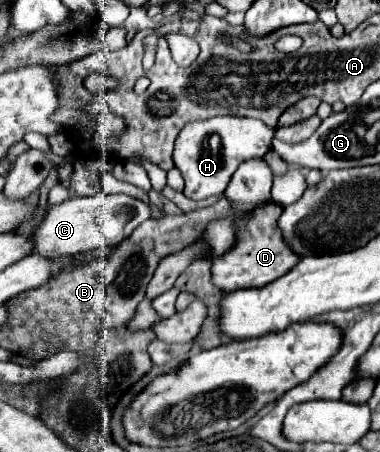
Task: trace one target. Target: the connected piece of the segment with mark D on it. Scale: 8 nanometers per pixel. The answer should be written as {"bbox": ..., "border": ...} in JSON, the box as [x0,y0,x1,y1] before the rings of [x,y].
{"bbox":[212,202,300,292],"border":[[[268,202],[268,204],[262,204],[260,208],[256,208],[254,212],[250,212],[248,216],[242,216],[248,220],[236,222],[238,238],[234,242],[234,248],[224,252],[222,258],[214,260],[214,266],[212,266],[216,286],[220,286],[228,292],[242,290],[242,288],[262,288],[262,286],[278,280],[286,272],[290,272],[300,262],[300,256],[296,252],[292,252],[292,248],[288,246],[288,242],[282,236],[282,230],[278,228],[280,214],[282,214],[282,206],[276,202]]]}

